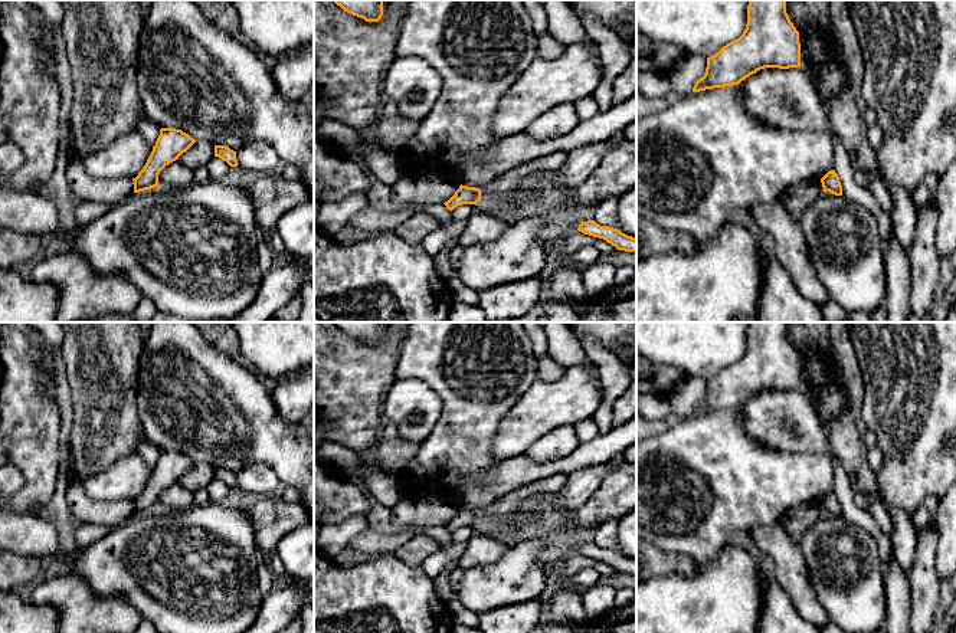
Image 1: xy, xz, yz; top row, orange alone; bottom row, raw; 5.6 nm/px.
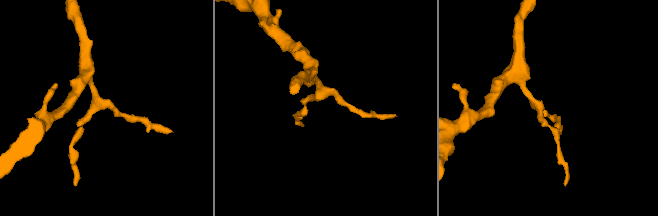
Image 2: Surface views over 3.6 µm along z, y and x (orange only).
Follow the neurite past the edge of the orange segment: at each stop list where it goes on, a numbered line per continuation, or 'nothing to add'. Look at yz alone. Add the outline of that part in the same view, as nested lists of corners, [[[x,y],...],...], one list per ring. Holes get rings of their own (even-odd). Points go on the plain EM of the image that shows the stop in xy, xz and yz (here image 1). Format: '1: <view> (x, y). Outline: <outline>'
nothing to add

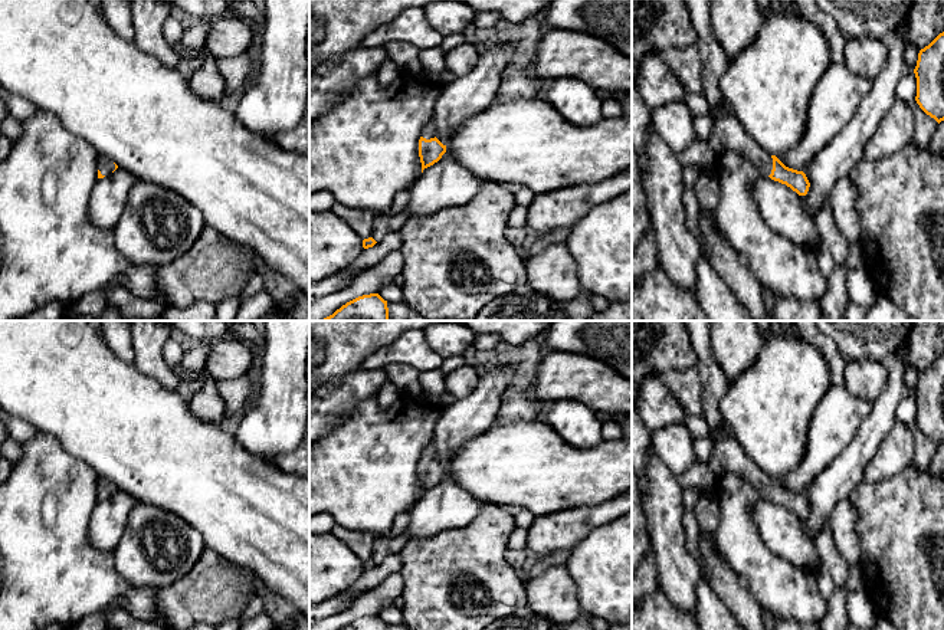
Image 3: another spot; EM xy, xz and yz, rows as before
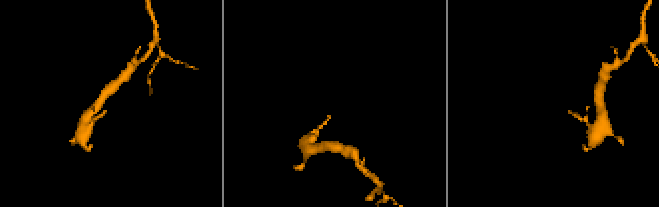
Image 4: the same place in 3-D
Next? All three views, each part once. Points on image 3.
1: yz (727, 456). Outline: [[[685,321],[689,331],[694,351],[698,357],[696,368],[701,378],[701,407],[702,417],[709,426],[709,437],[714,443],[708,466],[715,479],[725,473],[738,475],[754,486],[764,499],[773,492],[773,480],[768,478],[743,450],[740,443],[732,437],[721,436],[720,404],[725,396],[730,381],[722,373],[709,339],[708,321]]]

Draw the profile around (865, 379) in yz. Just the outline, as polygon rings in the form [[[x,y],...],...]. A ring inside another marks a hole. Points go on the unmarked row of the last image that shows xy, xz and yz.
[[[863,358],[846,362],[843,385],[850,394],[873,404],[885,387],[886,378],[885,362]]]

